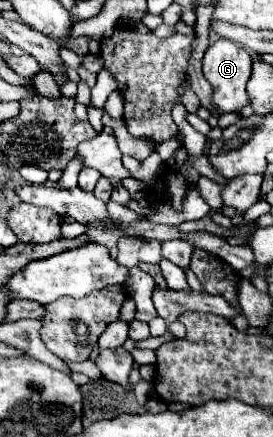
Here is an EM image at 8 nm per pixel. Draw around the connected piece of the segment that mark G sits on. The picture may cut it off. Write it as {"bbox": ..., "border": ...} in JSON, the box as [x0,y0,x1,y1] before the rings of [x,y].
{"bbox":[203,38,251,114],"border":[[[219,38],[215,44],[209,46],[209,50],[203,56],[203,74],[207,82],[213,88],[211,102],[219,114],[229,114],[229,112],[239,112],[243,106],[249,104],[249,96],[245,90],[245,84],[251,76],[251,56],[247,54],[245,48],[235,46],[231,40]]]}

